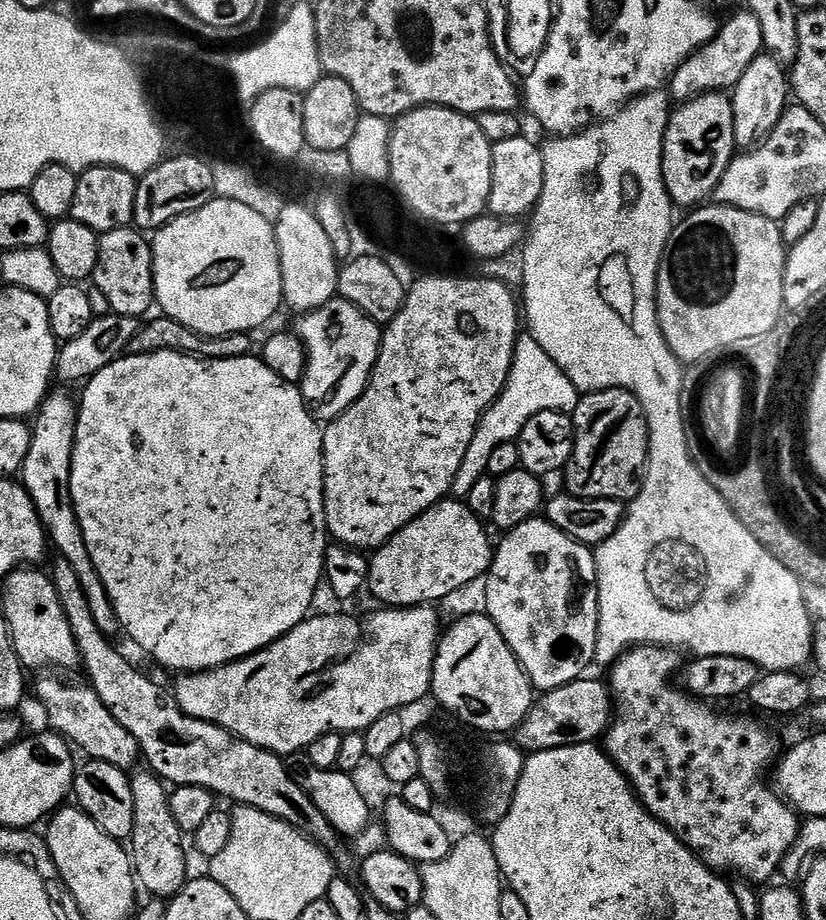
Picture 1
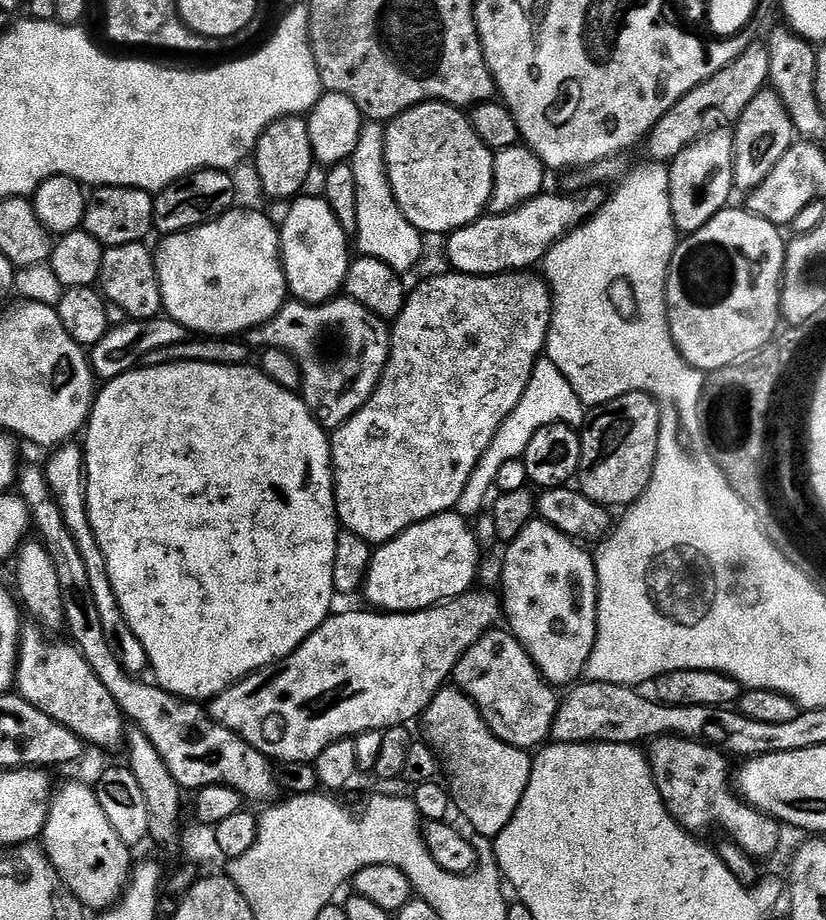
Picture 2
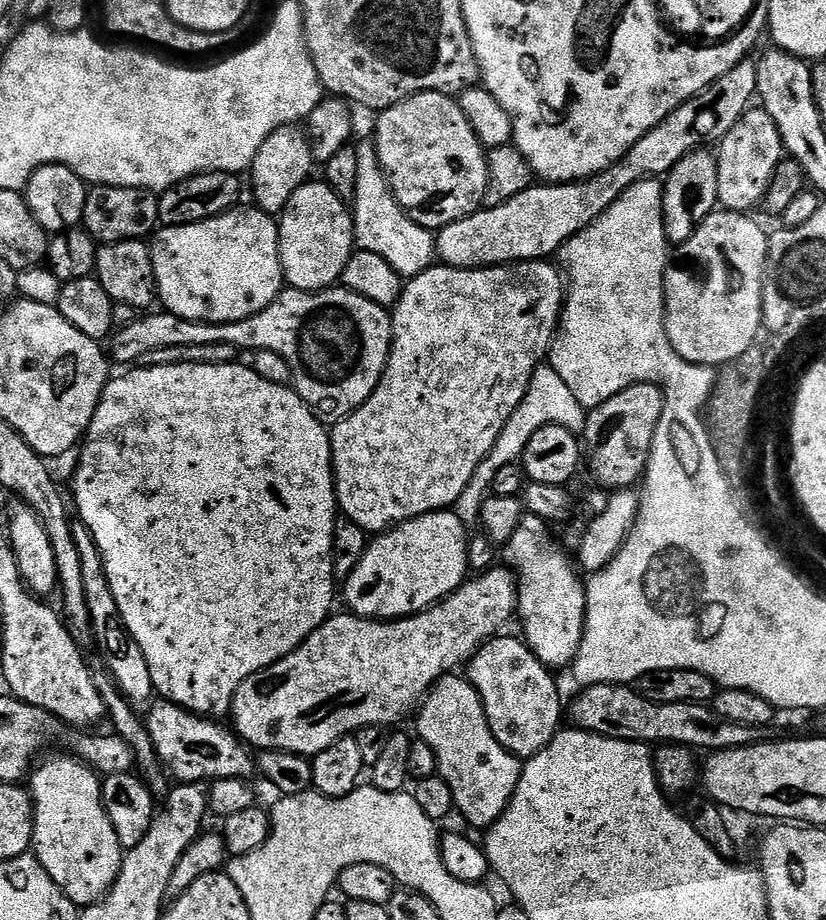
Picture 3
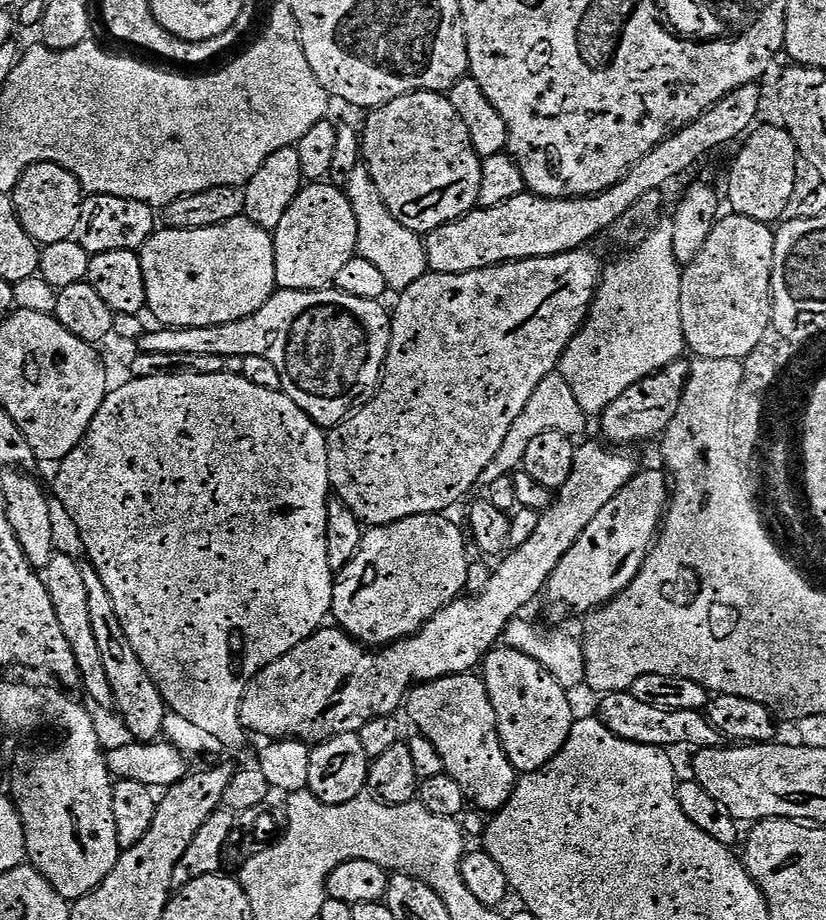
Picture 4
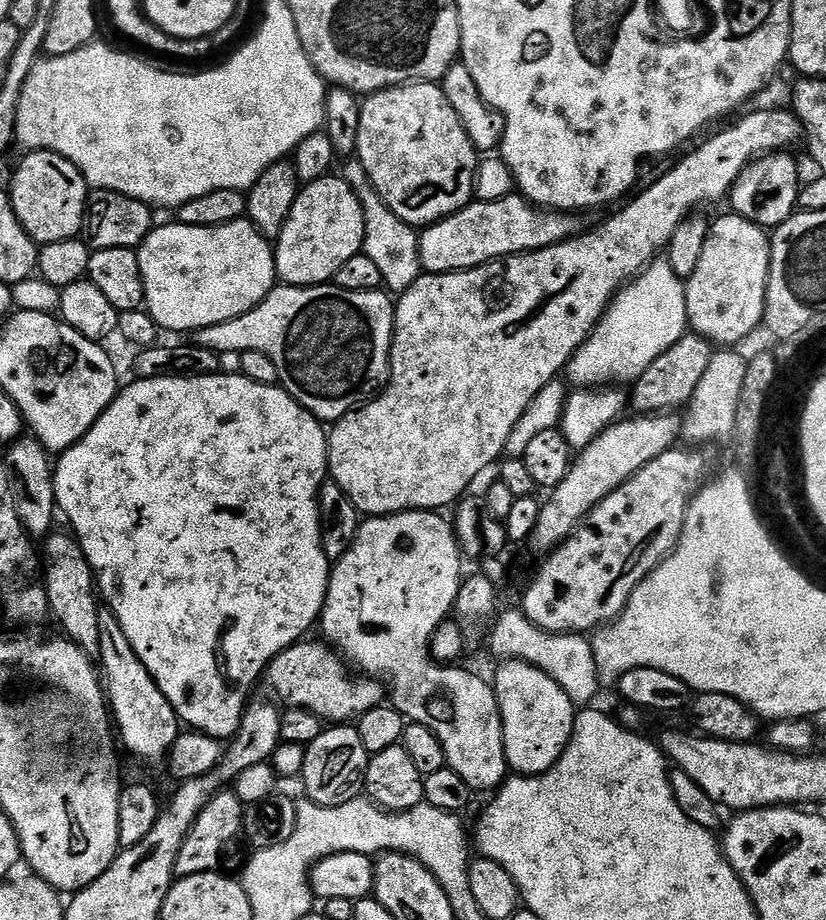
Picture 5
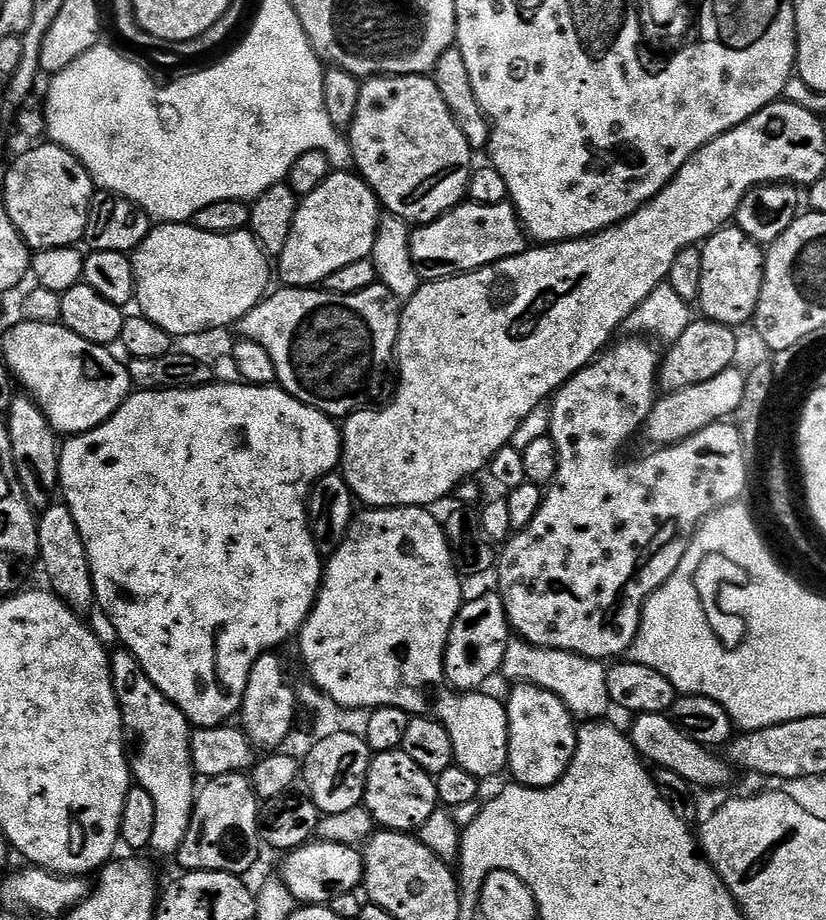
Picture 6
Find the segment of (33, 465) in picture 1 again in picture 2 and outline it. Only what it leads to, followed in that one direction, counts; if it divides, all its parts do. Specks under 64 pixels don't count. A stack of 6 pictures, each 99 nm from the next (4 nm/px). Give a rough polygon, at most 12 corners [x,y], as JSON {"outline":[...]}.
{"outline":[[65,442],[42,471],[86,562],[90,594],[114,658],[149,667],[111,589],[91,529],[81,445]]}

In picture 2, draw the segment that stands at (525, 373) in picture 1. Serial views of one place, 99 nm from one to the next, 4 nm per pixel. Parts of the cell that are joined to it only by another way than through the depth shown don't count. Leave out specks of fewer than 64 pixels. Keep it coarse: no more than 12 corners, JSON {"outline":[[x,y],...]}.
{"outline":[[537,360],[518,406],[466,482],[455,511],[485,511],[500,467],[540,427],[579,429],[585,405],[558,366]]}

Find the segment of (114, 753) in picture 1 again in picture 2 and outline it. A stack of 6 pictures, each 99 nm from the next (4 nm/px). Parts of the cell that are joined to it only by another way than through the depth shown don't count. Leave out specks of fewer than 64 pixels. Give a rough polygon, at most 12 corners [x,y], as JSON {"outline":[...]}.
{"outline":[[25,631],[19,695],[85,745],[121,747],[126,717],[71,643]]}

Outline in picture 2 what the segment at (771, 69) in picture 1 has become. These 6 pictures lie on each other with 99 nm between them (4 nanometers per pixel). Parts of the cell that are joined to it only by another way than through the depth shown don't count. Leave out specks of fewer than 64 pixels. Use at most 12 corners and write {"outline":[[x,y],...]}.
{"outline":[[757,93],[735,121],[734,184],[748,192],[794,143],[782,98]]}

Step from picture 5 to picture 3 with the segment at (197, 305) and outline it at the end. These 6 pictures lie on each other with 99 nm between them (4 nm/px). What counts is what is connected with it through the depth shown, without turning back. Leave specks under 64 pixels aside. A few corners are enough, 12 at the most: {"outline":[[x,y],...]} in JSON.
{"outline":[[255,206],[161,227],[159,303],[233,324],[286,284],[280,230]]}

